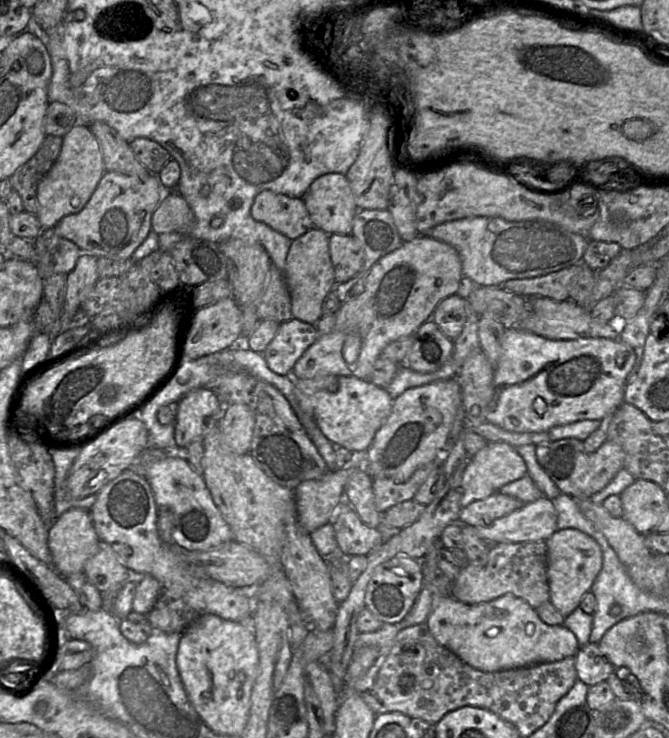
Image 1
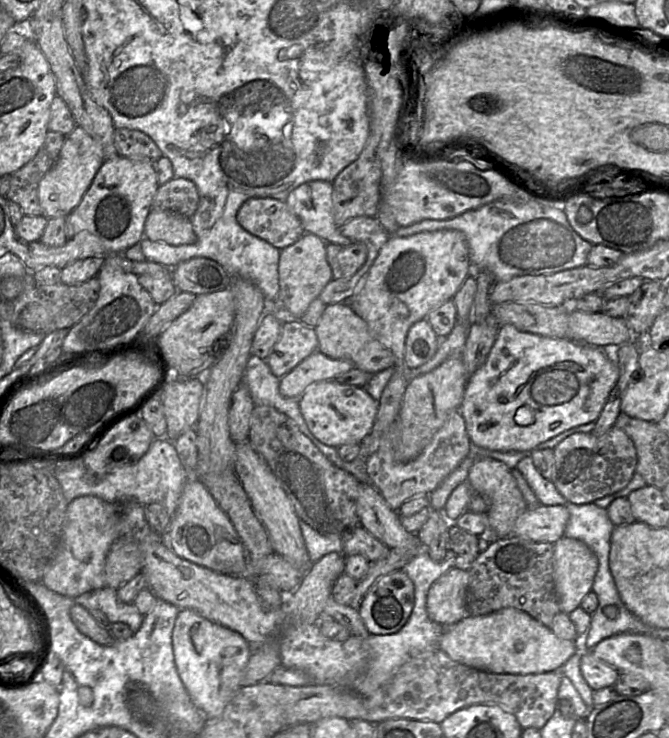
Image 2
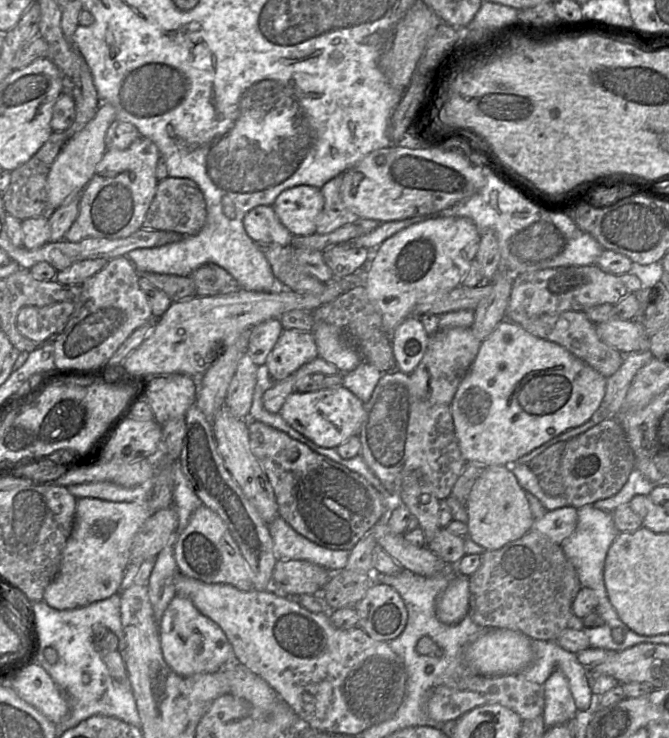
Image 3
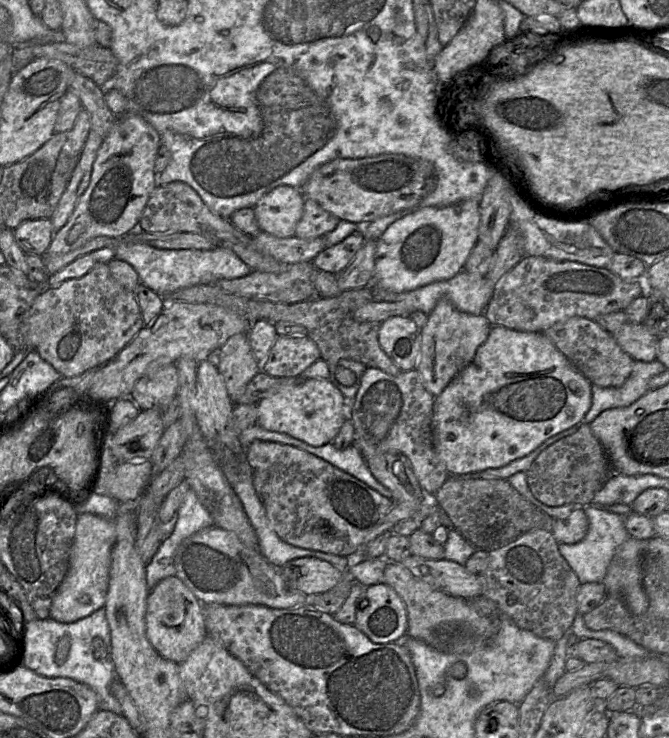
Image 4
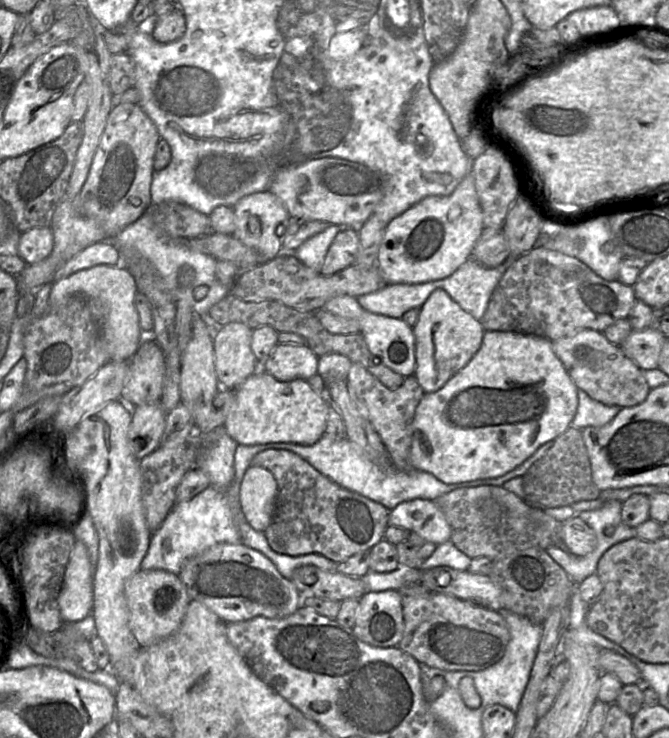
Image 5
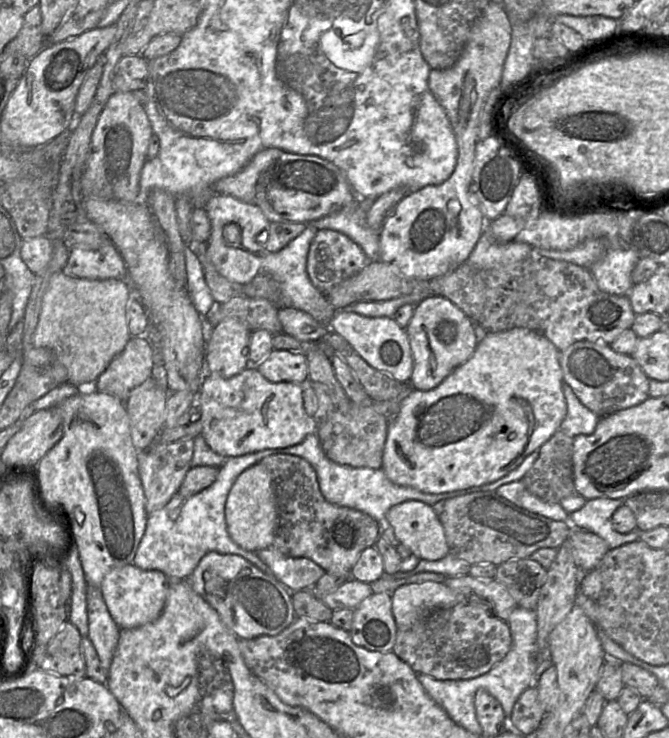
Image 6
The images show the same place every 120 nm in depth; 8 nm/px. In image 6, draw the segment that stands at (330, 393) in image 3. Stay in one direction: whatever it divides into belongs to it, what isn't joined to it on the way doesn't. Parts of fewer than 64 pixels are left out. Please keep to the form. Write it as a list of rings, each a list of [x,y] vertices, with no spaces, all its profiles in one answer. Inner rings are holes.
[[[253,364],[231,378],[209,372],[196,397],[202,416],[200,435],[214,452],[227,458],[297,445],[317,430],[315,419],[304,409],[304,385],[270,382]]]

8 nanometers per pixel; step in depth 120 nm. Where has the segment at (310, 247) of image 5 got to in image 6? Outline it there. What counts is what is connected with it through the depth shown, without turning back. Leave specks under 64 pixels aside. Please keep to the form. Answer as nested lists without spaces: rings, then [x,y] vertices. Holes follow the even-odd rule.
[[[307,226],[307,228],[286,247],[278,252],[268,253],[261,264],[260,272],[273,277],[280,286],[281,300],[276,303],[280,307],[292,307],[310,314],[319,323],[329,326],[332,318],[338,312],[312,284],[306,269],[307,255],[311,242],[318,229]]]

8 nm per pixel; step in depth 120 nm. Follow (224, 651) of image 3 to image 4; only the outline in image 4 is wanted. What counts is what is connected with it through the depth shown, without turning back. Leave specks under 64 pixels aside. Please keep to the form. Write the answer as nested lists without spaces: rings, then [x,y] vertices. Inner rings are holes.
[[[176,576],[161,580],[152,588],[147,597],[146,636],[166,660],[182,663],[209,634],[202,613],[202,603],[193,592]]]

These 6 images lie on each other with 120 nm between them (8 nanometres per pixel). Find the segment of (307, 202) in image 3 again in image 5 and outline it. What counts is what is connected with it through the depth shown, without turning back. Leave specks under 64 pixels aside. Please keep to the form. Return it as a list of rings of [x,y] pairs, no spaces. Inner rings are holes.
[[[264,190],[242,197],[233,206],[235,230],[232,235],[253,247],[268,261],[283,252],[281,239],[276,233],[278,225],[290,217],[282,201],[271,191]]]

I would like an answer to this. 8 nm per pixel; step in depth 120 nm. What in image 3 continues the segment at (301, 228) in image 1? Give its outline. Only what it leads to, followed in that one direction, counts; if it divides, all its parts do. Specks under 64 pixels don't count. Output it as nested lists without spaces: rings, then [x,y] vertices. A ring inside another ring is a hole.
[[[258,205],[243,218],[244,228],[250,238],[258,244],[291,244],[293,234],[281,223],[272,205]]]

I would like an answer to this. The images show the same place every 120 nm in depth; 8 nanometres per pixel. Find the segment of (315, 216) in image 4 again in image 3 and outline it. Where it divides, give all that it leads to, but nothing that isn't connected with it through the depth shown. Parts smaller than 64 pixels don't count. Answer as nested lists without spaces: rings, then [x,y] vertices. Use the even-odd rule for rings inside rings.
[[[343,174],[326,182],[321,188],[324,198],[323,209],[316,220],[316,233],[330,233],[346,224],[356,223],[360,218],[342,201],[341,185]]]

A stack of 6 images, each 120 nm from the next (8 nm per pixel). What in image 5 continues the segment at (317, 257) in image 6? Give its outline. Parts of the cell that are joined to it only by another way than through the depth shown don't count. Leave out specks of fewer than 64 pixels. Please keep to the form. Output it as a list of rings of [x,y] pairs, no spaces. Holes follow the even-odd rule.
[[[342,227],[323,259],[320,273],[329,276],[353,265],[358,247],[359,234],[356,229]]]

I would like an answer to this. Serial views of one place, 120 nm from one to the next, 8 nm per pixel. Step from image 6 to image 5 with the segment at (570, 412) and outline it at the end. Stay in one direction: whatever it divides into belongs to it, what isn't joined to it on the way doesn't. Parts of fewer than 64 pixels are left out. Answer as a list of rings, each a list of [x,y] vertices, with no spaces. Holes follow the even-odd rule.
[[[578,388],[578,407],[570,426],[584,429],[588,426],[600,427],[610,422],[622,409],[608,406],[592,399],[585,391]]]

